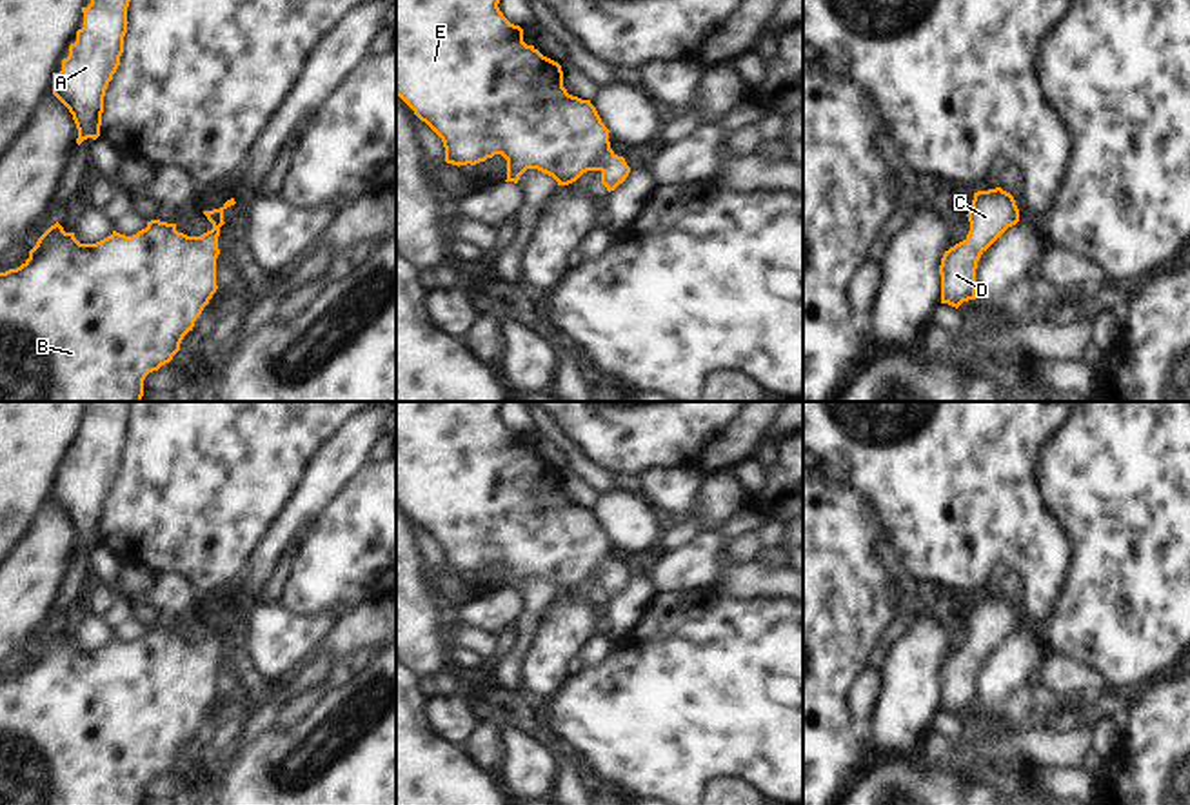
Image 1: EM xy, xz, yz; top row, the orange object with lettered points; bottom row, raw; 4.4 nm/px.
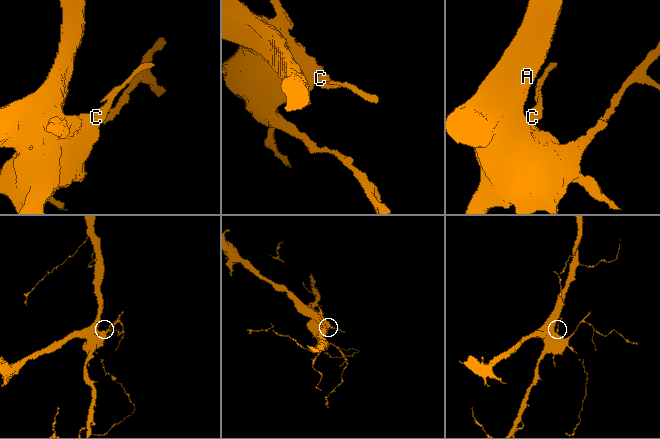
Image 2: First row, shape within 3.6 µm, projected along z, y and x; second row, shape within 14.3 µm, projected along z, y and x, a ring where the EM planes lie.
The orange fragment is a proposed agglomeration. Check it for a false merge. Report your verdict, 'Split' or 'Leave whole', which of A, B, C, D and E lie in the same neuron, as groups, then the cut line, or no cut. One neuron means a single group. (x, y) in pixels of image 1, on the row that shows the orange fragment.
Leave whole. Groups: A B C D E. No split

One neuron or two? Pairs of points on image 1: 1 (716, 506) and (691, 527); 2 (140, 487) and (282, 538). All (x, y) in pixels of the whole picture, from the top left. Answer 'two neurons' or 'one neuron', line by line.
1: one neuron
2: two neurons

